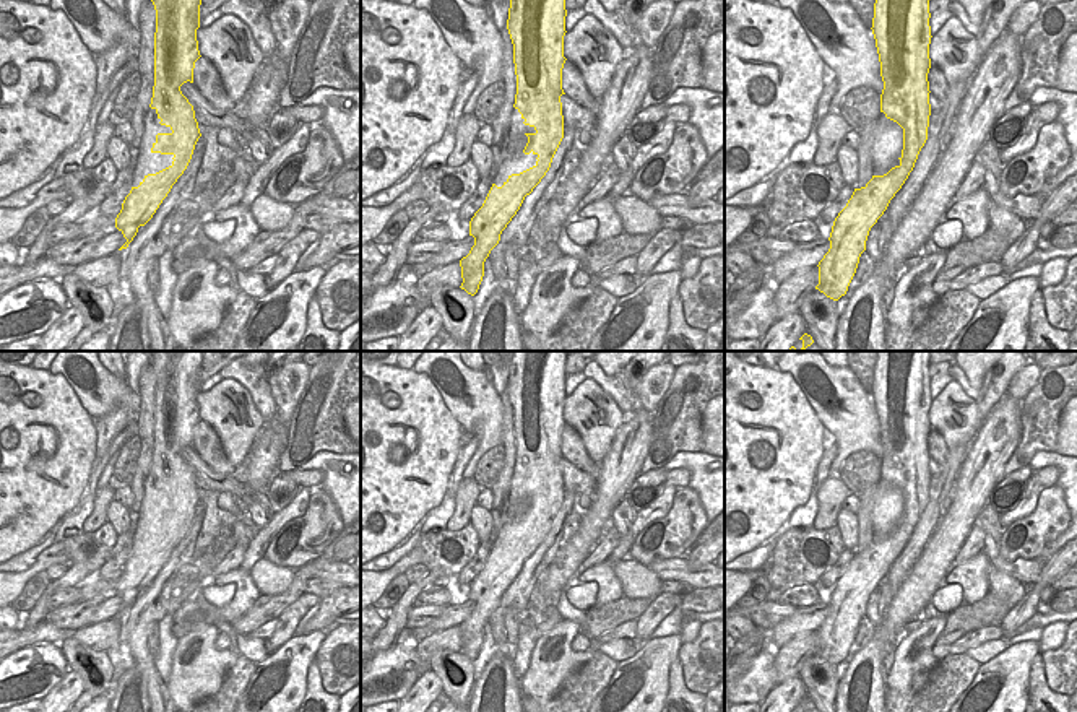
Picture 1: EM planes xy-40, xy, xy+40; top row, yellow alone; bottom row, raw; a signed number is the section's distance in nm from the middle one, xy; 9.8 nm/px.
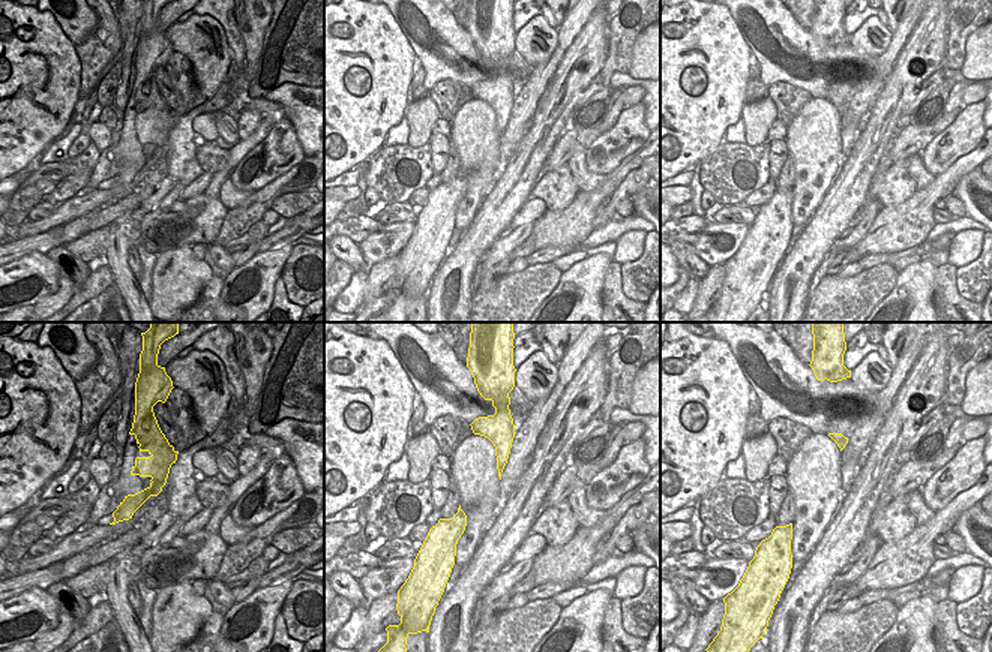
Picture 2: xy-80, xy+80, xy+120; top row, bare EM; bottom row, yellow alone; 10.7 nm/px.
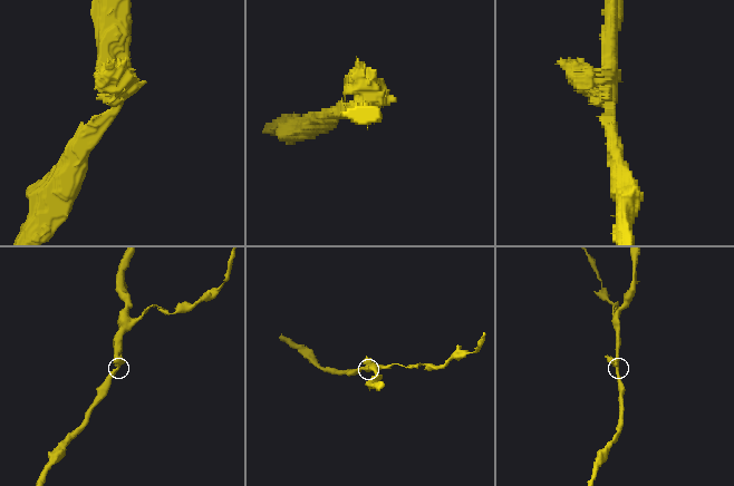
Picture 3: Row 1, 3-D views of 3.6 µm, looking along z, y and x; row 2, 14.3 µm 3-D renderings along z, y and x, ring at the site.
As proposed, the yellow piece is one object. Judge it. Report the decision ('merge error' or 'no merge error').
no merge error

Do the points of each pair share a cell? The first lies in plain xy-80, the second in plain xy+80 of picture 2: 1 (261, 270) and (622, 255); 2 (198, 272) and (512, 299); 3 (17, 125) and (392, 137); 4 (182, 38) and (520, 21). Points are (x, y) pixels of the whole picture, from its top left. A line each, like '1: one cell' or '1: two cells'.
1: two cells
2: two cells
3: two cells
4: two cells

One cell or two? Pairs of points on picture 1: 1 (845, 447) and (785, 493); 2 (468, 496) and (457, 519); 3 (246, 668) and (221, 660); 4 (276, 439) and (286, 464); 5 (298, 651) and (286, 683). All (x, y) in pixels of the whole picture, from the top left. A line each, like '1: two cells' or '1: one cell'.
1: two cells
2: one cell
3: two cells
4: two cells
5: one cell

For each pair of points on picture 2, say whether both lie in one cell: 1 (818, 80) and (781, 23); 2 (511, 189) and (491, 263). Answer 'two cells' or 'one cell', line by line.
1: one cell
2: two cells

